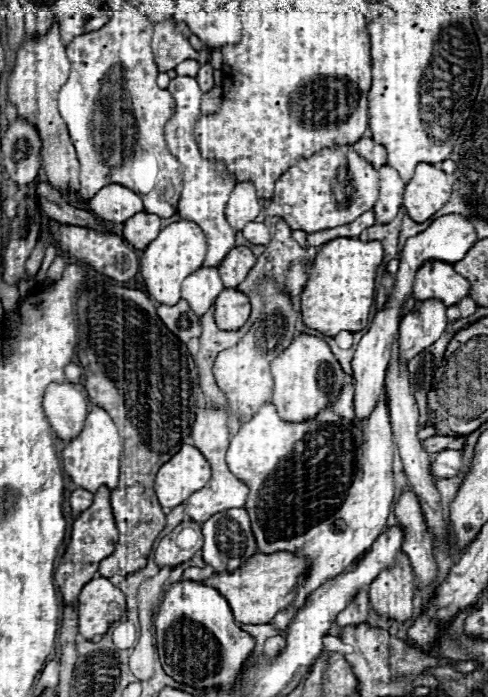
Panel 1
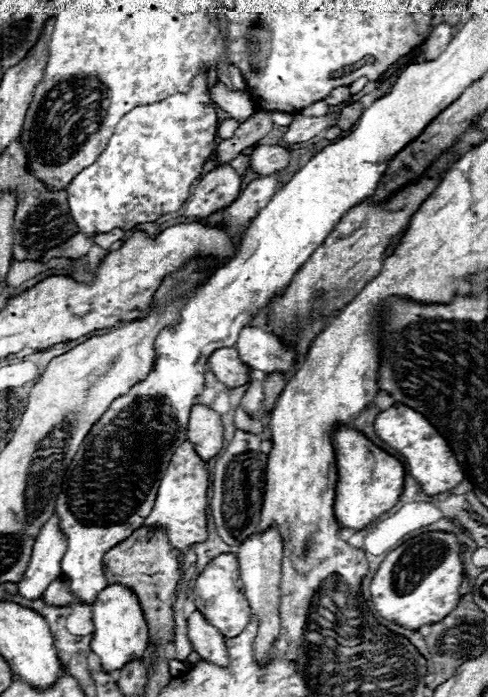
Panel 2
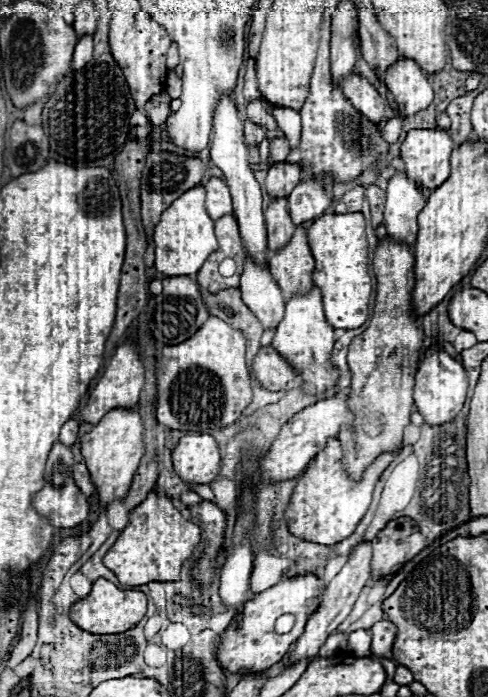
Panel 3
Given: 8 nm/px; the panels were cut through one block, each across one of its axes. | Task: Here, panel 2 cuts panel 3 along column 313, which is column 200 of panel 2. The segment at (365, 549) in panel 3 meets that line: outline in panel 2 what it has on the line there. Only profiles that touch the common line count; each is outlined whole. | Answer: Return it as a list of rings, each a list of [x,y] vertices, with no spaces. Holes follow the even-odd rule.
[[[196,610],[188,620],[188,638],[202,660],[226,668],[230,664],[224,636]]]

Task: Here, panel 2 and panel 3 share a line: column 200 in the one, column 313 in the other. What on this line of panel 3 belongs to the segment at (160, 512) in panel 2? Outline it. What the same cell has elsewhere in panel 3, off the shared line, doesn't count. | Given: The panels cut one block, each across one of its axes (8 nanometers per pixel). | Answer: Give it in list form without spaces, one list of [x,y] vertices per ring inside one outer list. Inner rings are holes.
[[[330,438],[326,448],[318,452],[318,456],[308,464],[302,480],[294,488],[292,500],[284,514],[290,532],[298,538],[304,538],[316,544],[326,544],[326,546],[338,544],[344,538],[348,538],[356,530],[362,516],[366,514],[372,502],[372,492],[382,472],[398,458],[400,452],[402,448],[398,448],[398,452],[384,452],[382,456],[378,456],[378,460],[374,460],[374,464],[370,464],[370,468],[366,468],[366,472],[362,472],[360,480],[356,482],[344,470],[344,462],[342,462],[344,450],[340,440]]]

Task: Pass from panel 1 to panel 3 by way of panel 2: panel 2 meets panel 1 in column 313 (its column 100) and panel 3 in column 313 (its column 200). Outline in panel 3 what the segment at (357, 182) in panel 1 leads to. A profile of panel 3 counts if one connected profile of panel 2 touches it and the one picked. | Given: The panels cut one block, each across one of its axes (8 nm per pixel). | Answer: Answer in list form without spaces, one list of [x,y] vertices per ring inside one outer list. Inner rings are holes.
[[[324,36],[316,60],[316,68],[310,82],[310,94],[300,110],[302,136],[298,148],[294,148],[286,160],[298,162],[302,170],[310,174],[322,174],[334,178],[334,182],[346,182],[362,174],[368,166],[376,164],[388,152],[388,142],[382,138],[378,124],[366,120],[354,106],[342,96],[338,86],[330,84],[328,70],[328,36]]]

